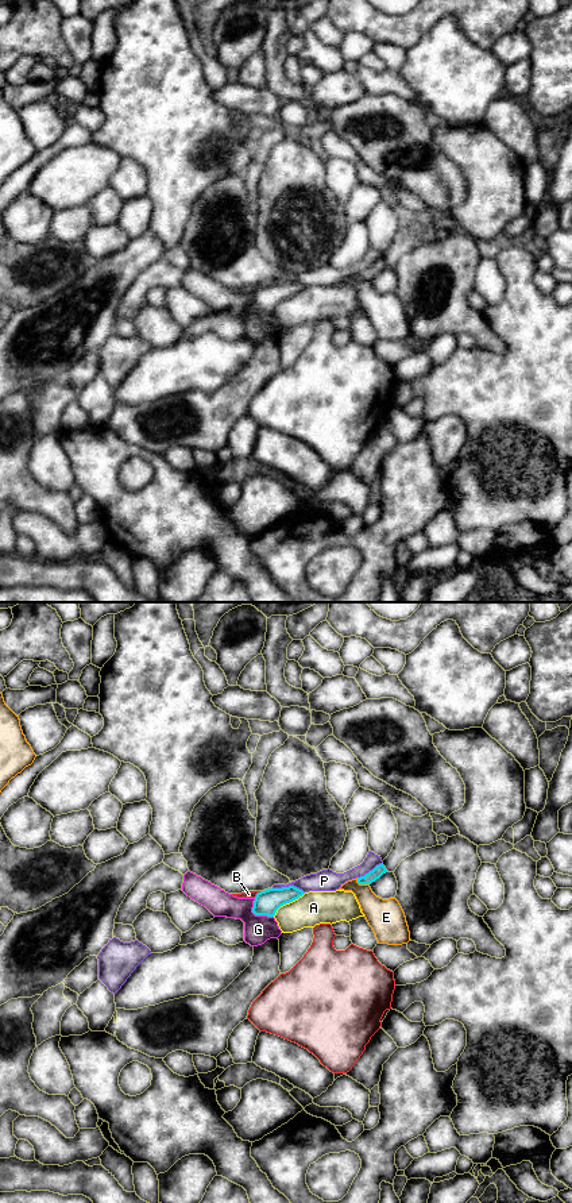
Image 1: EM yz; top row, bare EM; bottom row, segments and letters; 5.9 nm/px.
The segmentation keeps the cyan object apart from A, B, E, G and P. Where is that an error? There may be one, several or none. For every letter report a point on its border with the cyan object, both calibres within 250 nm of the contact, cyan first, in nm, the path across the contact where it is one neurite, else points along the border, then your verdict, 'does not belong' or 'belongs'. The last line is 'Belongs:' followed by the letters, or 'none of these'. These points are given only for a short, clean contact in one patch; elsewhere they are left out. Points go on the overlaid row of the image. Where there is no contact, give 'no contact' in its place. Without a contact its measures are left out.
A: contact yz (288, 902); calibres 150 and 200 nm; does not belong
B: contact yz (256, 894); calibres 150 and 50 nm; border yz (261, 891), (254, 897); does not belong
E: contact yz (362, 883); calibres 70 and 220 nm; does not belong
G: contact yz (256, 914); calibres 150 and 170 nm; does not belong
P: contact yz (289, 886); calibres 150 and 130 nm; does not belong
Belongs: none of these

